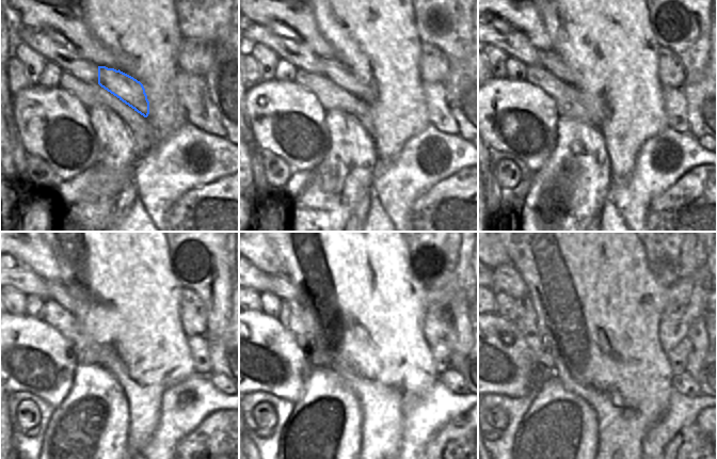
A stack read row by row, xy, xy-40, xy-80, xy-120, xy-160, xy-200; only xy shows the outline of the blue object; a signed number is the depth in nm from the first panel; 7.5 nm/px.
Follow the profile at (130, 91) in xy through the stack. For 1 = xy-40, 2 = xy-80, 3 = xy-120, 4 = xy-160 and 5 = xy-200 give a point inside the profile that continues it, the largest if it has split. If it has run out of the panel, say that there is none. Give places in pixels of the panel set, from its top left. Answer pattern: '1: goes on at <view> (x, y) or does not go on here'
1: goes on at xy-40 (366, 91)
2: goes on at xy-80 (548, 60)
3: goes on at xy-120 (56, 291)
4: goes on at xy-160 (281, 286)
5: goes on at xy-200 (506, 279)

